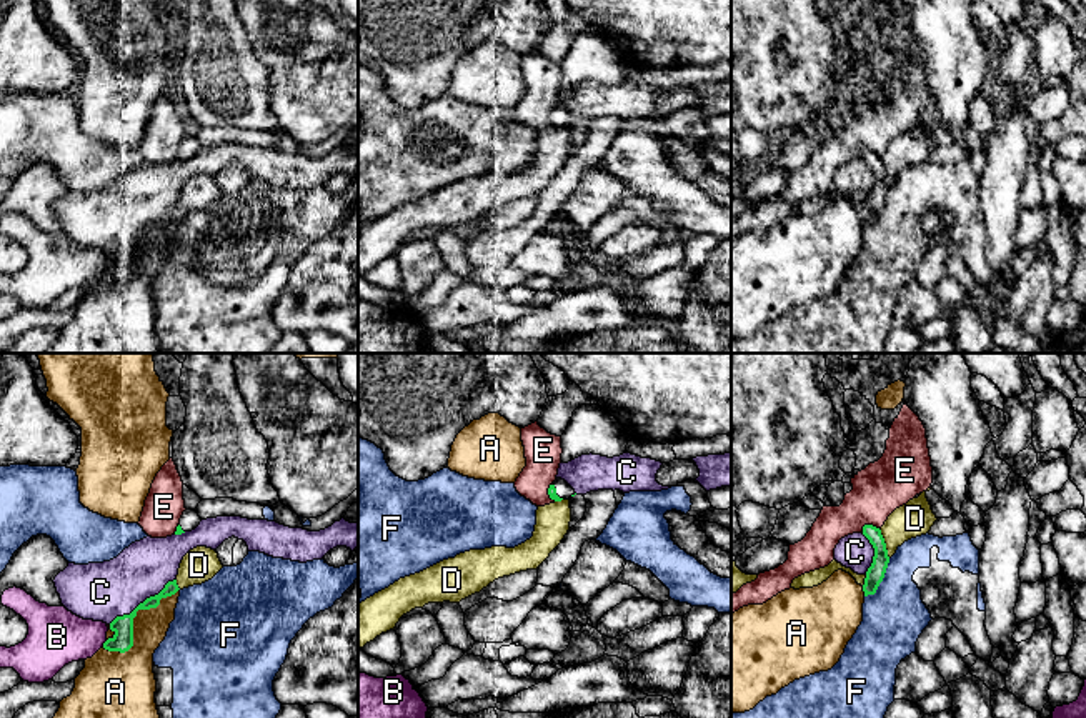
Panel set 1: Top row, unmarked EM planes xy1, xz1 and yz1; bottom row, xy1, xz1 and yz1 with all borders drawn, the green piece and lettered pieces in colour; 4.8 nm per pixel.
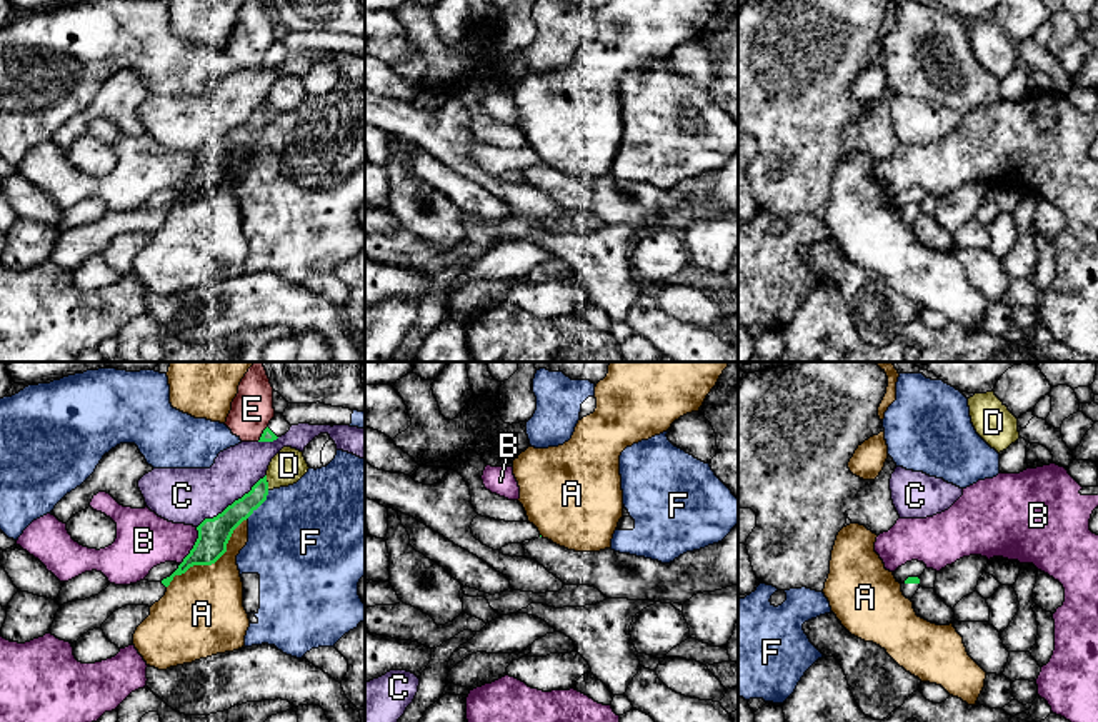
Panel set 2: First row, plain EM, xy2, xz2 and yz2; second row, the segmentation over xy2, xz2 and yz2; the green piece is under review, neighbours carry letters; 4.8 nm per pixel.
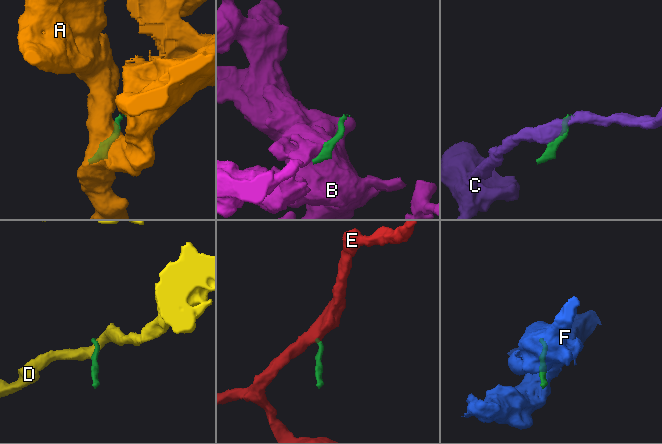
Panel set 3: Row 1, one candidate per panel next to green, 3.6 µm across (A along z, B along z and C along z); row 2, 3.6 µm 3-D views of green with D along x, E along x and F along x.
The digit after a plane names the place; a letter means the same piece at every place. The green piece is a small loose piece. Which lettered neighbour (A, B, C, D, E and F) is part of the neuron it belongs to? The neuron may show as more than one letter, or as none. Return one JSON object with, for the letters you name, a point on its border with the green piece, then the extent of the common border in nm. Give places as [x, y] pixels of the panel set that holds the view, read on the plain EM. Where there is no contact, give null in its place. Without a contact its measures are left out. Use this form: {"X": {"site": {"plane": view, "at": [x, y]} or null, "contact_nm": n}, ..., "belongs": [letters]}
{"belongs": []}

